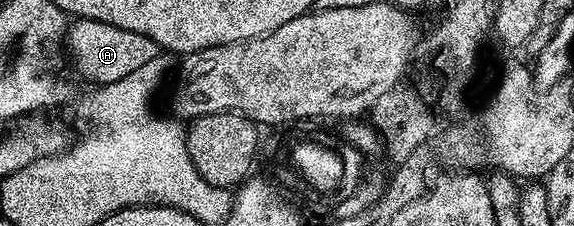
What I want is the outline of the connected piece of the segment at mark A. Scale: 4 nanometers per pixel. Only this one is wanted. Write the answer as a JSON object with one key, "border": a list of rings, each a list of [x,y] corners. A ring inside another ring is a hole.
{"border":[[[74,18],[68,24],[63,40],[64,50],[73,58],[73,67],[93,85],[104,85],[123,81],[135,69],[147,65],[147,61],[155,61],[159,48],[151,37],[143,37],[143,33],[131,33],[131,29],[119,29],[119,25],[107,25],[94,19]]]}

